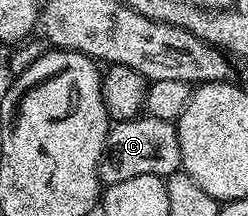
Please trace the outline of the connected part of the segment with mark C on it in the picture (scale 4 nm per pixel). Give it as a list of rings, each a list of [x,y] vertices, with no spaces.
[[[138,116],[126,122],[113,122],[97,165],[97,177],[105,186],[131,180],[131,176],[168,178],[181,170],[177,127],[167,119]]]

